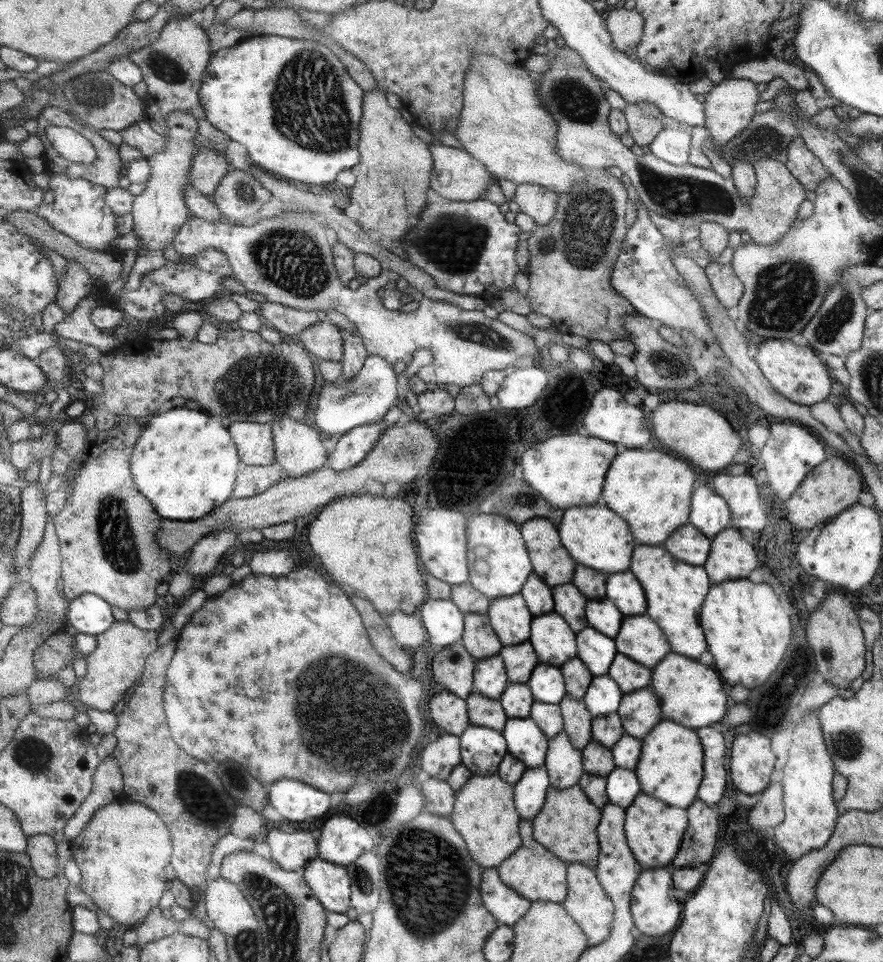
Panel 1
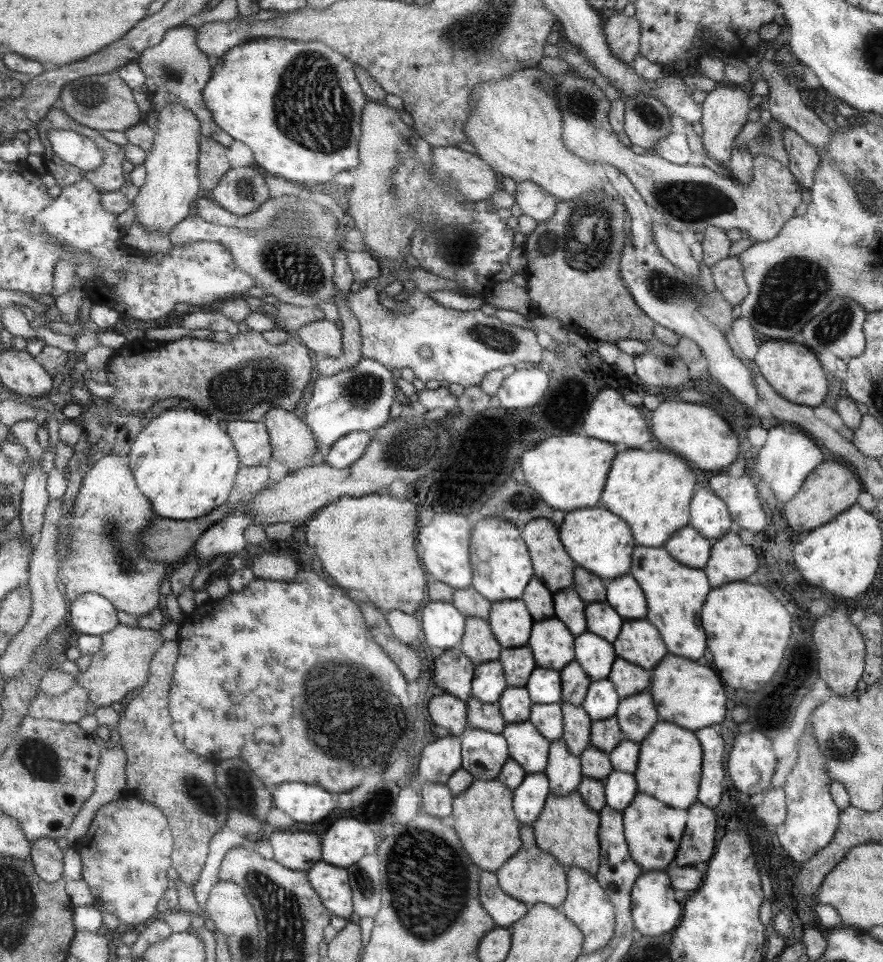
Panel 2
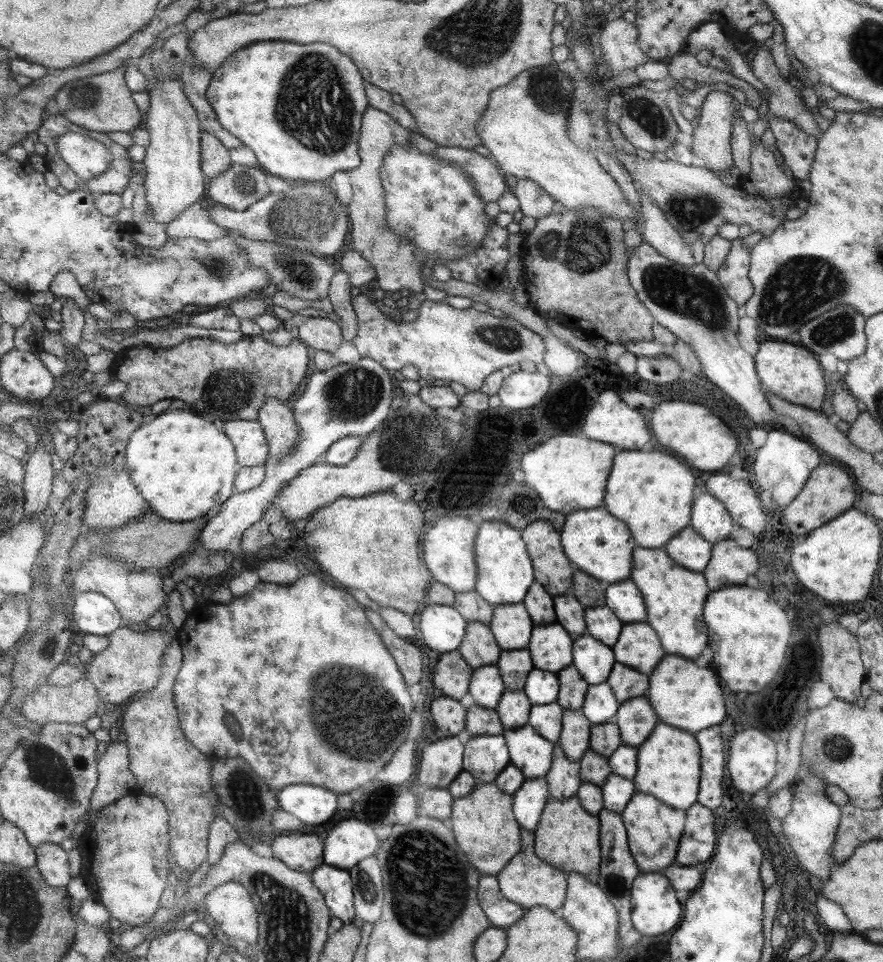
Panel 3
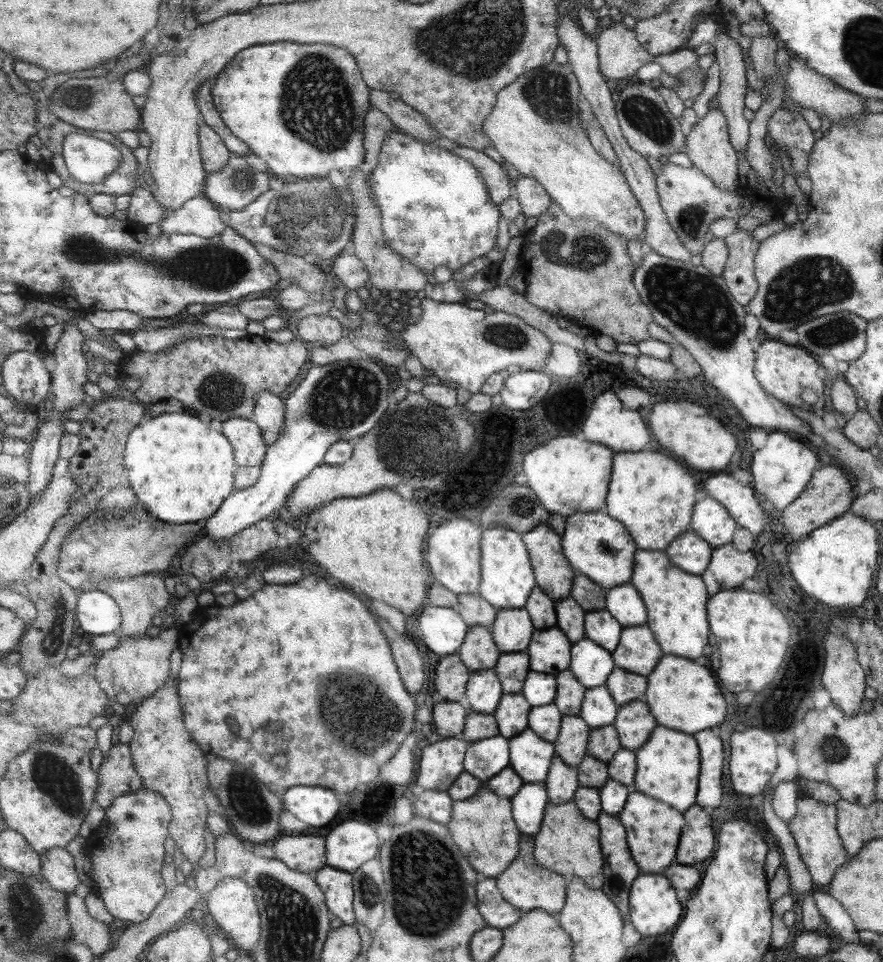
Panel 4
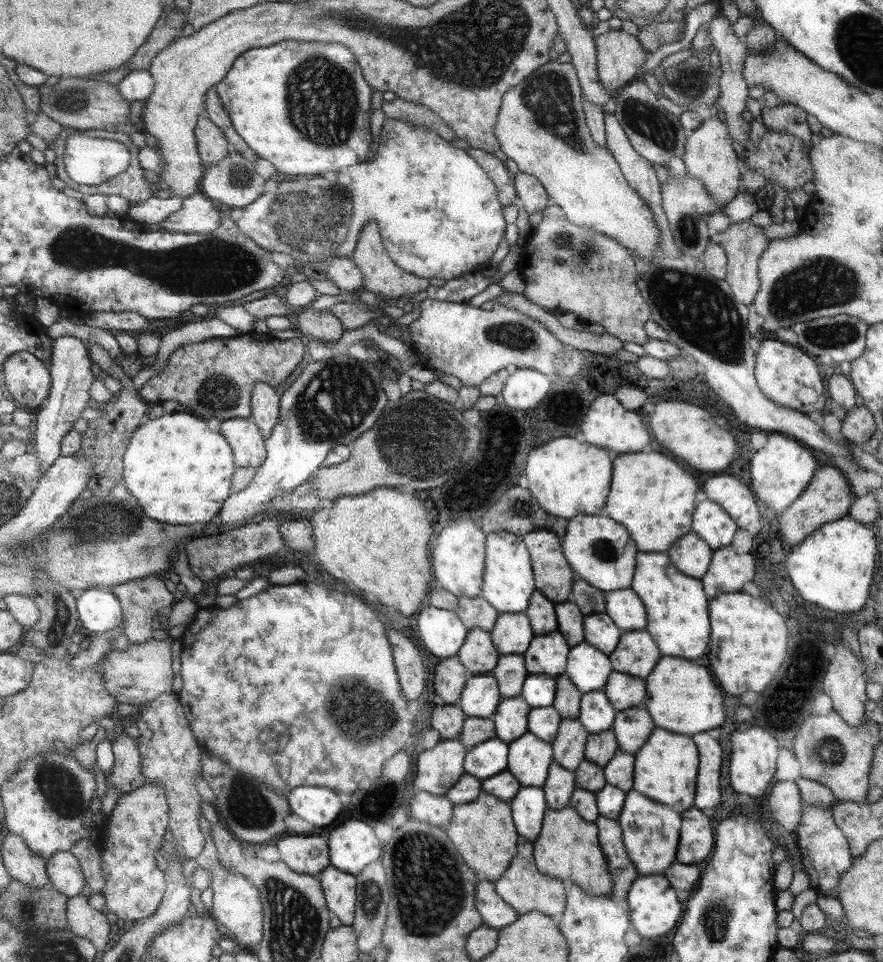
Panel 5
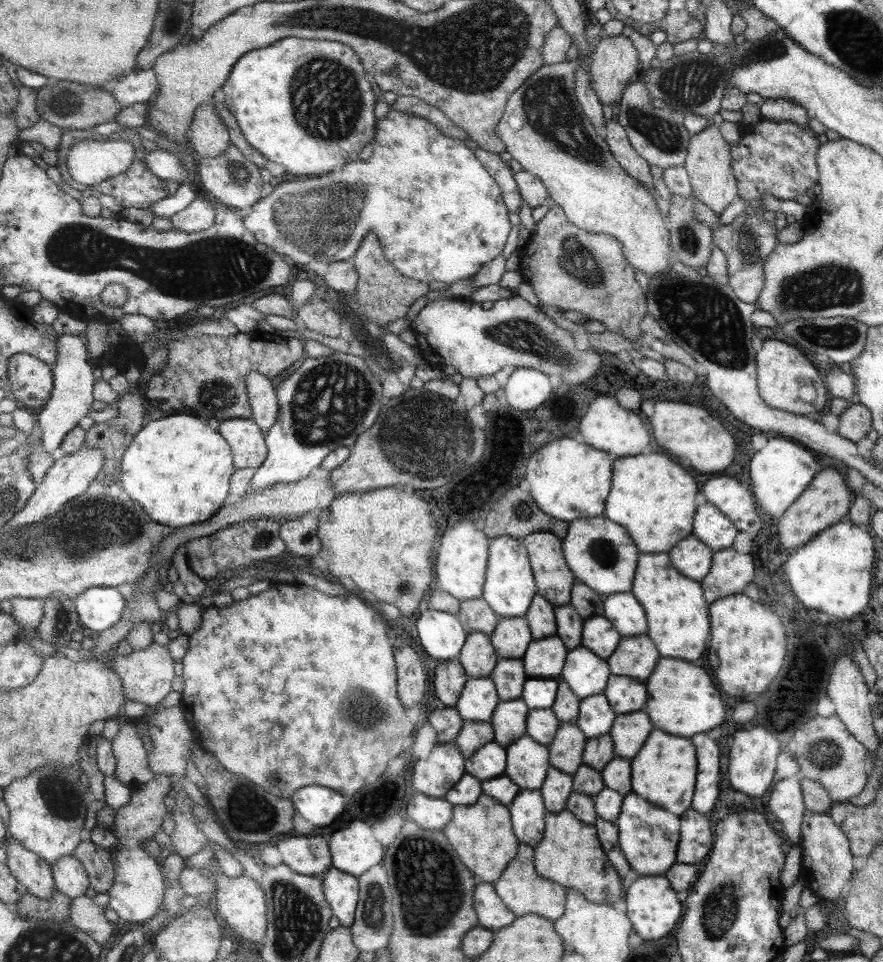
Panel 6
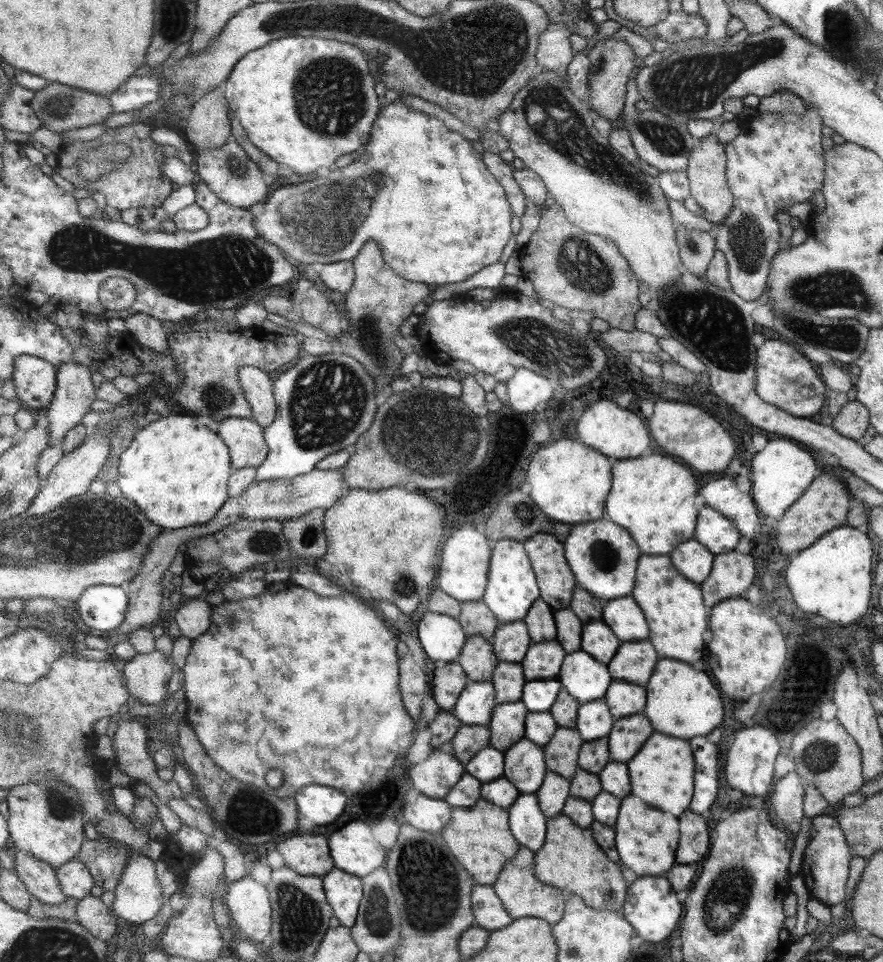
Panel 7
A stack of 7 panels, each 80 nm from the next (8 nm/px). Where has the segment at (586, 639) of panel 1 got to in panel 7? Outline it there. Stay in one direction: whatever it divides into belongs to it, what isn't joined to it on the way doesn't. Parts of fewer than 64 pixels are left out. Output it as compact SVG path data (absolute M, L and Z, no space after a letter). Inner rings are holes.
M579 650L564 656L564 662L556 679L578 700L579 704L583 704L603 698L613 678L605 663Z

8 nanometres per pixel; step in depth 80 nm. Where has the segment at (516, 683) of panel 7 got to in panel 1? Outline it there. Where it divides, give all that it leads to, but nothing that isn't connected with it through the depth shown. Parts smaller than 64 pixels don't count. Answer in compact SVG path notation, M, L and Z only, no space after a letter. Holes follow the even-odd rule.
M530 641L515 646L504 646L500 652L513 683L528 683L534 670L540 665L540 656Z

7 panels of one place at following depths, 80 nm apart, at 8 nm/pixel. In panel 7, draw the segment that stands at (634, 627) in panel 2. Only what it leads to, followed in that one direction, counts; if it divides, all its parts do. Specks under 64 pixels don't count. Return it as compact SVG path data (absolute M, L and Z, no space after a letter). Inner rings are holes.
M649 640L623 642L607 664L610 676L639 686L647 684L657 662L657 654Z

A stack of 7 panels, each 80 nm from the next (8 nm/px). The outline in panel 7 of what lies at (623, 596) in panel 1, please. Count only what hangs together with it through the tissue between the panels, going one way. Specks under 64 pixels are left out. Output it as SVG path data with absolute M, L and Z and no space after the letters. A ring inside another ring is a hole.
M632 595L617 597L604 603L603 620L623 642L637 642L641 638L647 638L647 624L643 618L643 612L633 600Z

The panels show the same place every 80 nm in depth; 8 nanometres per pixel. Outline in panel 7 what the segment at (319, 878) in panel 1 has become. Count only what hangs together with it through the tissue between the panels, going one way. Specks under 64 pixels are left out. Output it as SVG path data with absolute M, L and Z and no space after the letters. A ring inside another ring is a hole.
M335 867L324 876L324 887L340 924L353 928L364 897L362 878Z

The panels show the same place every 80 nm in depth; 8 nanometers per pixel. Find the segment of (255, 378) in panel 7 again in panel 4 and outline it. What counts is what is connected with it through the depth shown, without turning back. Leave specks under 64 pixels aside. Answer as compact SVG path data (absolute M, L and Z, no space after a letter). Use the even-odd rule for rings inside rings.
M266 390L257 399L255 416L252 419L260 425L268 446L275 444L284 433L286 423L286 401L276 393Z

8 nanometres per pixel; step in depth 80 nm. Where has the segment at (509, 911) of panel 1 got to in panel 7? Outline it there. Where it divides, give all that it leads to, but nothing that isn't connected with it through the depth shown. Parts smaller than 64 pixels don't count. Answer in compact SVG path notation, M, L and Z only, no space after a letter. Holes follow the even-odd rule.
M479 885L473 889L473 912L476 926L488 931L508 927L515 918L509 914L494 885Z

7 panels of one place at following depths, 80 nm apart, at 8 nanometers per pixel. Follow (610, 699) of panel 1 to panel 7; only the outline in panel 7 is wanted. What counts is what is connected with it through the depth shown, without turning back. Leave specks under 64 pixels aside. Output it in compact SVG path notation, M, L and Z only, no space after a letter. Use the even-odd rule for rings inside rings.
M603 698L580 704L576 716L576 731L582 739L592 741L606 737L615 723Z

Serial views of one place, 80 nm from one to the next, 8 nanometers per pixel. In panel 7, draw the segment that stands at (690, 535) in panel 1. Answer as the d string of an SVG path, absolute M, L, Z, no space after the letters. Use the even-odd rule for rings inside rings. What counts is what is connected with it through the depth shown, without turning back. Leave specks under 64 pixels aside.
M694 539L679 544L668 556L681 576L698 585L708 579L709 572L712 571L712 560L715 558L712 552Z

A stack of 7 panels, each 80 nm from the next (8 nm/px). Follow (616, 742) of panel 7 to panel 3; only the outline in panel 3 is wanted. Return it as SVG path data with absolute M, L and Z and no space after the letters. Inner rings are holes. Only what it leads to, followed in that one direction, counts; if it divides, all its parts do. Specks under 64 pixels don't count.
M647 696L635 697L620 703L612 721L618 726L623 744L638 747L657 724Z

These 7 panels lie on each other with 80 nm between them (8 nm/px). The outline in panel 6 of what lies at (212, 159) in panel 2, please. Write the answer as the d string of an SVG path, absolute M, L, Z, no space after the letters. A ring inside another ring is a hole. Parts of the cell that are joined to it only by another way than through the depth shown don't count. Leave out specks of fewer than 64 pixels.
M210 102L197 109L189 129L192 146L199 158L217 158L232 145L229 129L217 114L215 104Z

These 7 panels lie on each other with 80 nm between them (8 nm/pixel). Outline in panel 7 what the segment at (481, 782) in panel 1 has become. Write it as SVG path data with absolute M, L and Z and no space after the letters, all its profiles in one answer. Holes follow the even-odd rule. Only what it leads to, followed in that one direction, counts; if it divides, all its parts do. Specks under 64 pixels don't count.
M481 799L474 807L454 807L452 821L441 831L455 856L479 885L495 885L500 872L520 851L522 844L510 827L510 812L493 801Z

